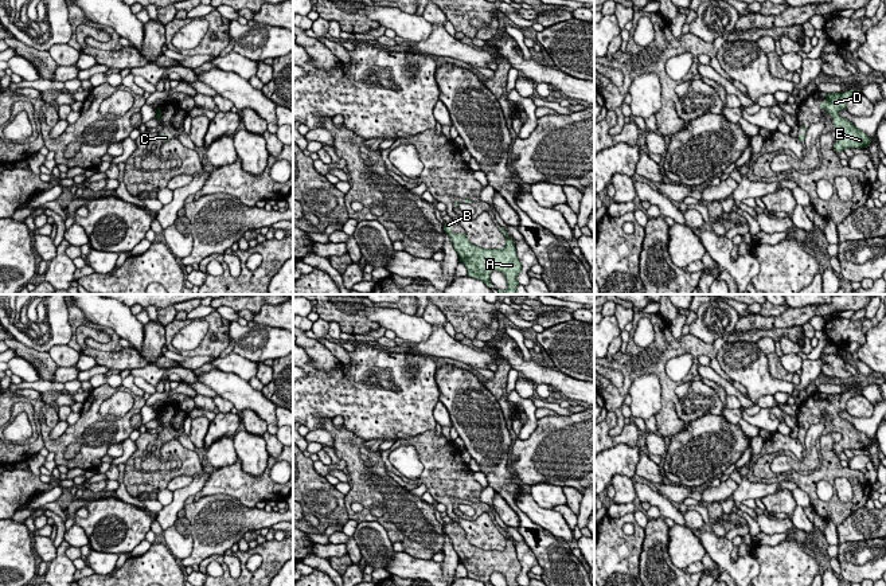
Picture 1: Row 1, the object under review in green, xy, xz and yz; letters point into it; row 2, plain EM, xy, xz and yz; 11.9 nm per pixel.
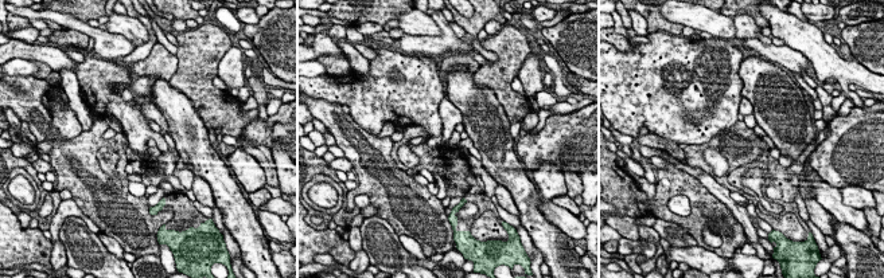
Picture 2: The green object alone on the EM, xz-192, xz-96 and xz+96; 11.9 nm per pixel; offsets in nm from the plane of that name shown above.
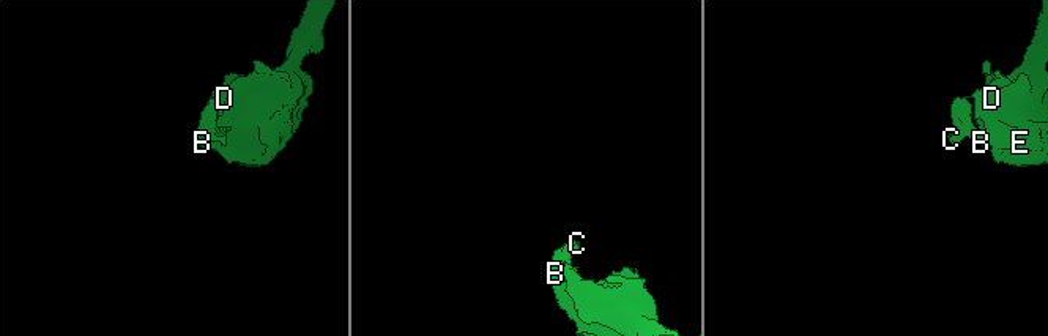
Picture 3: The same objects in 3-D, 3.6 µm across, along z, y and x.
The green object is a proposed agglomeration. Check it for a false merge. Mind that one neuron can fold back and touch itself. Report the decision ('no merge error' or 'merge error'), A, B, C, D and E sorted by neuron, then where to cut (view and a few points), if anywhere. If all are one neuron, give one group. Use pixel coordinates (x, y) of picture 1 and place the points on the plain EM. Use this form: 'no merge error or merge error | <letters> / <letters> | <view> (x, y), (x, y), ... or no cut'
no merge error | A B C D E | no cut

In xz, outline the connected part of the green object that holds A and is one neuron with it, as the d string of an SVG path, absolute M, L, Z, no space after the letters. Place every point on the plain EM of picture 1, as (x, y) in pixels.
M450 523L444 526L444 531L460 558L460 563L467 569L468 578L481 581L485 586L492 586L489 577L497 571L504 575L507 586L519 586L516 579L522 573L522 564L518 559L515 544L503 528L499 530L507 539L506 548L481 550L471 544L465 535L453 535Z

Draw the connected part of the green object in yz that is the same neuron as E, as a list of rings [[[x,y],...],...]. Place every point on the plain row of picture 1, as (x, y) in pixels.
[[[859,391],[844,394],[828,394],[824,403],[820,403],[820,410],[827,410],[834,419],[835,431],[842,435],[842,440],[834,445],[836,453],[843,453],[846,449],[867,449],[873,442],[863,431],[859,431],[852,423],[843,419],[839,413],[846,411],[847,402],[860,395]]]

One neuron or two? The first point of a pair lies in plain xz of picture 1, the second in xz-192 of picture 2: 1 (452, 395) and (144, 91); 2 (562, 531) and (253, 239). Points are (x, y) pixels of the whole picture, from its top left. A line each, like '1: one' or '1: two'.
1: two
2: two

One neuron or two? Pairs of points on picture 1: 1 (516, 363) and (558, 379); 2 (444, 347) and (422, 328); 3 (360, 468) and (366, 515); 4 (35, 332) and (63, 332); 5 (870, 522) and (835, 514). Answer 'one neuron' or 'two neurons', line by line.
1: one neuron
2: two neurons
3: one neuron
4: one neuron
5: two neurons

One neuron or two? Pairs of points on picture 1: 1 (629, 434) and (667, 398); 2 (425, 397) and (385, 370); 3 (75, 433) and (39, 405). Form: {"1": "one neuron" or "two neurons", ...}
{"1": "two neurons", "2": "one neuron", "3": "two neurons"}

